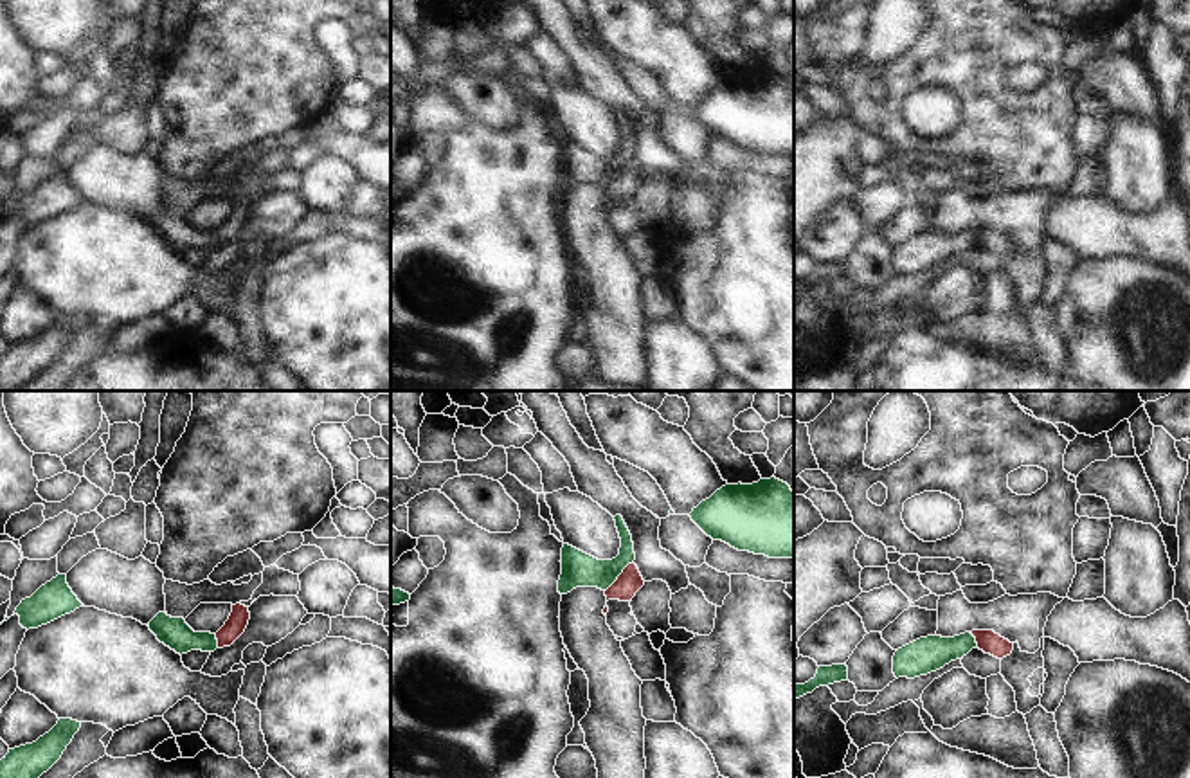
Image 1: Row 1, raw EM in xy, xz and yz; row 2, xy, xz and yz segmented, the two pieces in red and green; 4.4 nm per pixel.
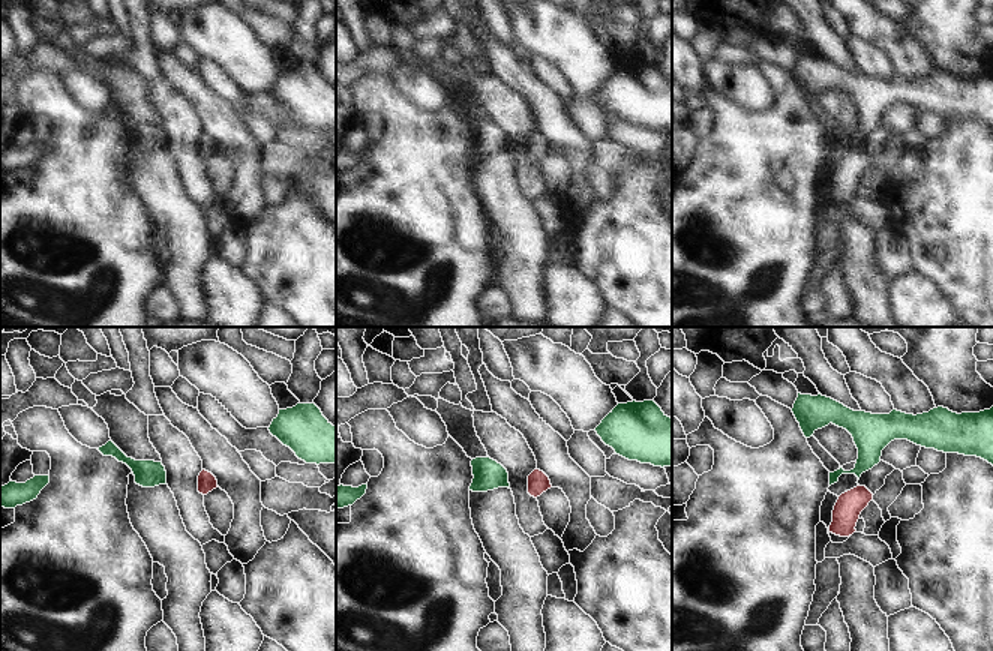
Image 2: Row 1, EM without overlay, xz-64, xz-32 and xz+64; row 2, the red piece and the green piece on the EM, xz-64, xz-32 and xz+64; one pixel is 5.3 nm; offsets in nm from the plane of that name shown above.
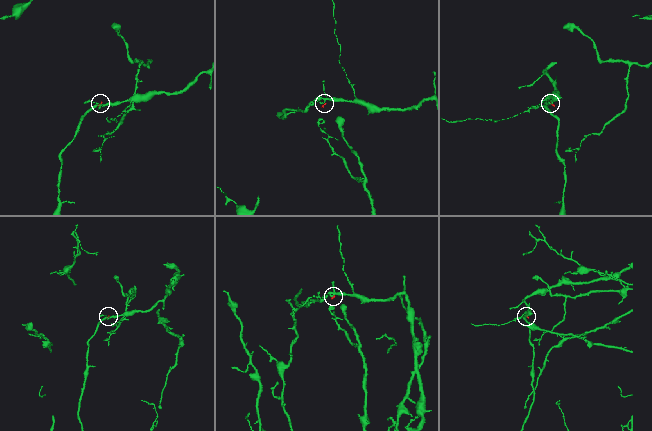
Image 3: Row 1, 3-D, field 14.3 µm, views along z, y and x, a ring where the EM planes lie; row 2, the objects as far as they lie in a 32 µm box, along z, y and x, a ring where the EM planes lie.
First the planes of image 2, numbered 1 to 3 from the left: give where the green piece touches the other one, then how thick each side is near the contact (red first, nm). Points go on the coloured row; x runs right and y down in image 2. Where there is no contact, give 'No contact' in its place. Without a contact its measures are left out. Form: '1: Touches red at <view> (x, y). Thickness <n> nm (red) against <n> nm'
1: No contact
2: No contact
3: No contact

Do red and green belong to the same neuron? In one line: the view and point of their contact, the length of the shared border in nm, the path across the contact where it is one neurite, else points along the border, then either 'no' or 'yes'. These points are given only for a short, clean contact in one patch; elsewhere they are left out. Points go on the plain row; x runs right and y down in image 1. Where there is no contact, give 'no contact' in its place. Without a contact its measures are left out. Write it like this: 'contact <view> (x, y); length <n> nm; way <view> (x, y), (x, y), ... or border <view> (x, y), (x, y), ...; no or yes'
contact xz (618, 173); length 190 nm; border xz (632, 157), (605, 188); no

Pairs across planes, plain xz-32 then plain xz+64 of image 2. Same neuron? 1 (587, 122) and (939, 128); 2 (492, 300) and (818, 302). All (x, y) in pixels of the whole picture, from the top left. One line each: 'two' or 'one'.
1: two
2: one

